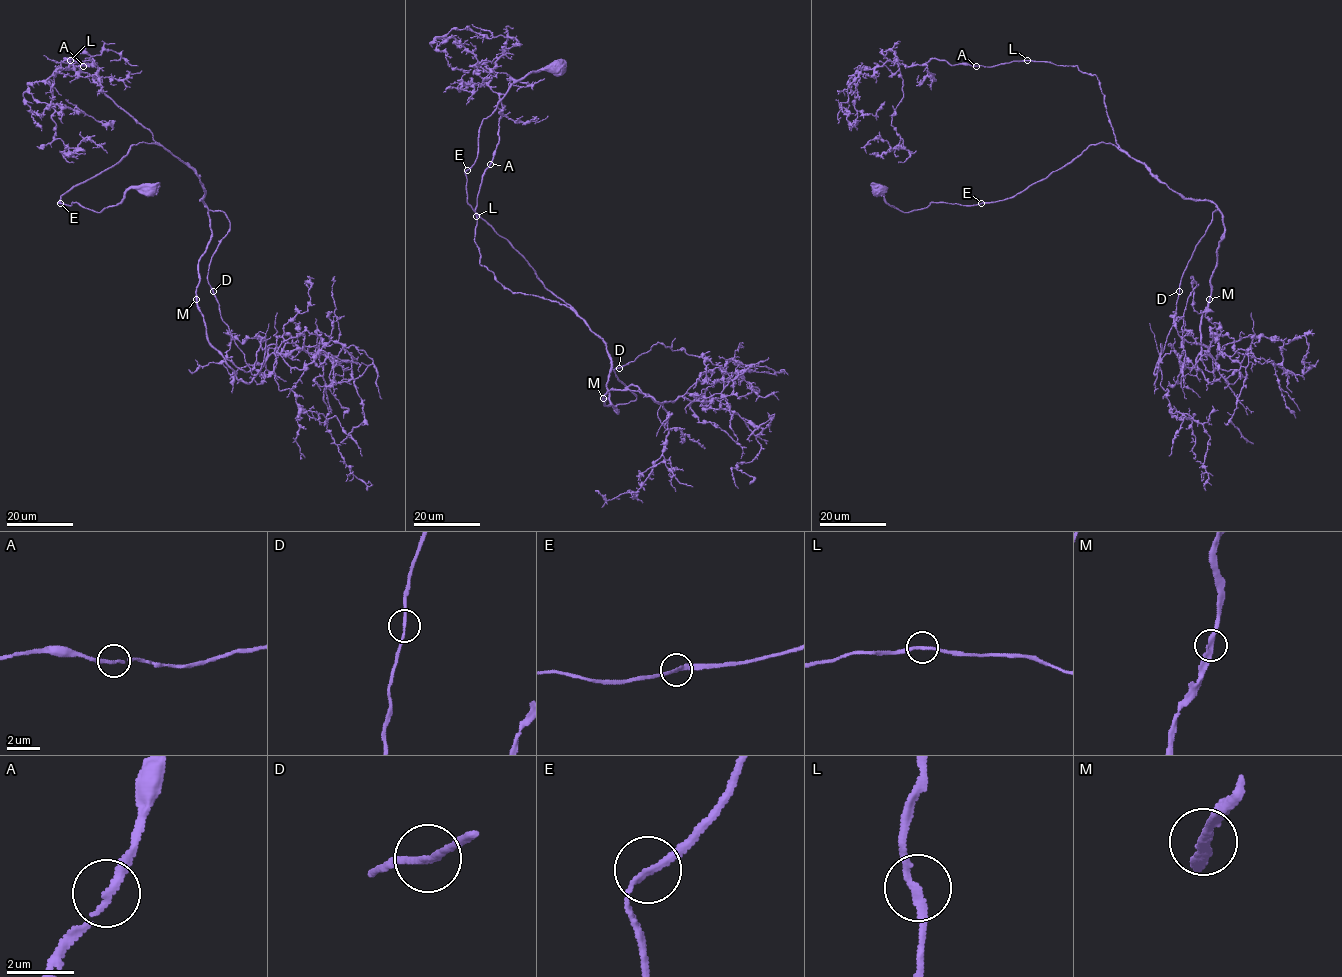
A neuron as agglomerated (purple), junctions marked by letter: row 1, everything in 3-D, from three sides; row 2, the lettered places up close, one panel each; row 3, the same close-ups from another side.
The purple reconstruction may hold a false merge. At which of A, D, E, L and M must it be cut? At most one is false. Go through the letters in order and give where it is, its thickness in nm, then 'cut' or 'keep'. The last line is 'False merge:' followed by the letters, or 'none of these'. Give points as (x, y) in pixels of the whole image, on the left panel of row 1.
A: place (83, 66); calibre 190 nm; keep
D: place (213, 291); calibre 190 nm; keep
E: place (60, 203); calibre 190 nm; keep
L: place (70, 60); calibre 200 nm; keep
M: place (196, 299); calibre 280 nm; keep
False merge: none of these

